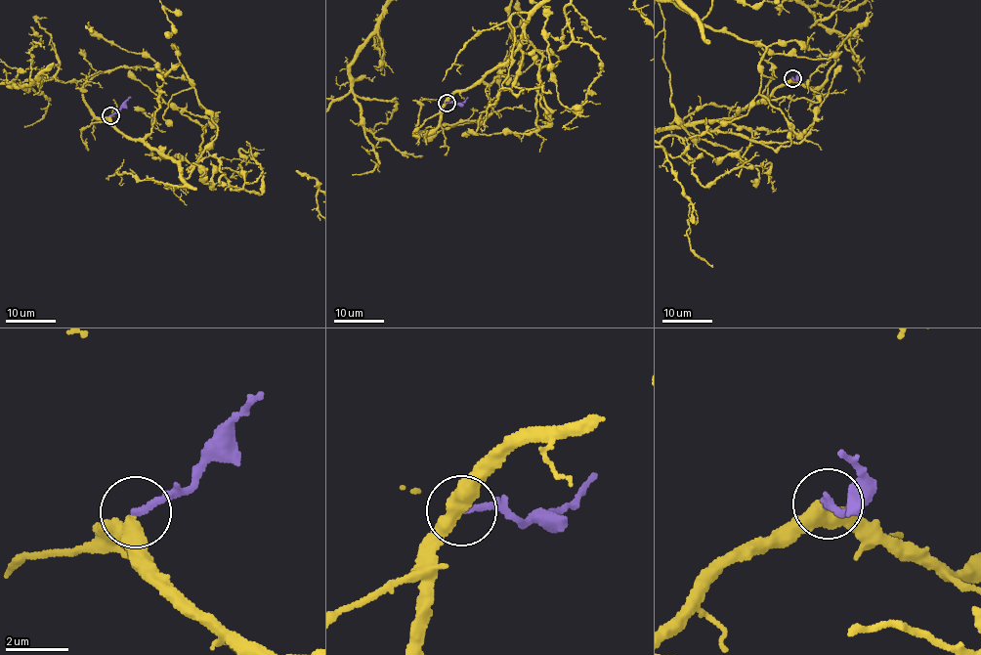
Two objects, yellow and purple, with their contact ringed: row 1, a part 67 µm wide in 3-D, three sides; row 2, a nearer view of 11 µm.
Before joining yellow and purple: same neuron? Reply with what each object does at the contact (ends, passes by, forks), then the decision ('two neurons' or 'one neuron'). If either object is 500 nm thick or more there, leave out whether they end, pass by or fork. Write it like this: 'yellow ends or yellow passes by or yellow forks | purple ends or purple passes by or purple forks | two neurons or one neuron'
yellow passes by | purple ends | one neuron

